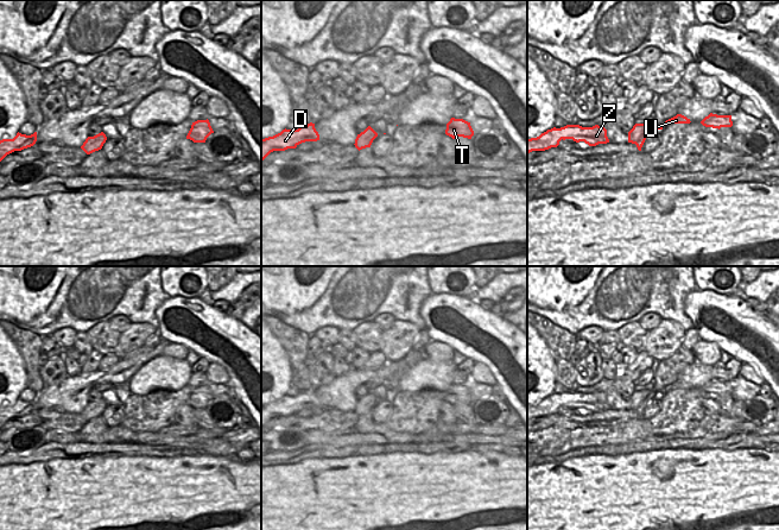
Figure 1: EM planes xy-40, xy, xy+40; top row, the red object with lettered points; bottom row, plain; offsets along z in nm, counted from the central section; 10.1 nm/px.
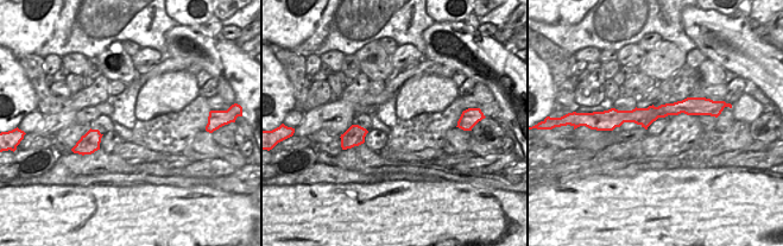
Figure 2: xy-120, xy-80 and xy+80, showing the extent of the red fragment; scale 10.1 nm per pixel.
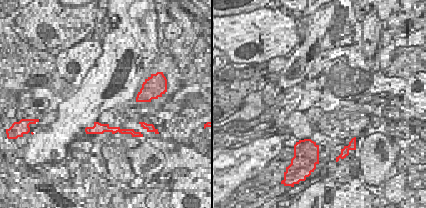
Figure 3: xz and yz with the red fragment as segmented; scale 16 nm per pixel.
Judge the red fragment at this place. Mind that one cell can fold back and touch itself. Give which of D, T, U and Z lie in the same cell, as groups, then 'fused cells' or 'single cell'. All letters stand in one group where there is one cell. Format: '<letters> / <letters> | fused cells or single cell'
D T U Z | single cell

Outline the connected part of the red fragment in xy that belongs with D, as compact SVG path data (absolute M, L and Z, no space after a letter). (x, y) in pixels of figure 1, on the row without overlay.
M312 389L300 391L298 396L285 395L273 403L261 405L261 427L273 417L296 415L302 409L317 406L319 406L319 400Z

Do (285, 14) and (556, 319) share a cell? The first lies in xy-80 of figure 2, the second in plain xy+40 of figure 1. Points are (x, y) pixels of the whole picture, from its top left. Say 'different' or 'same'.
different

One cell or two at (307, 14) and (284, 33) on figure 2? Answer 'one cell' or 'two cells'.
one cell

